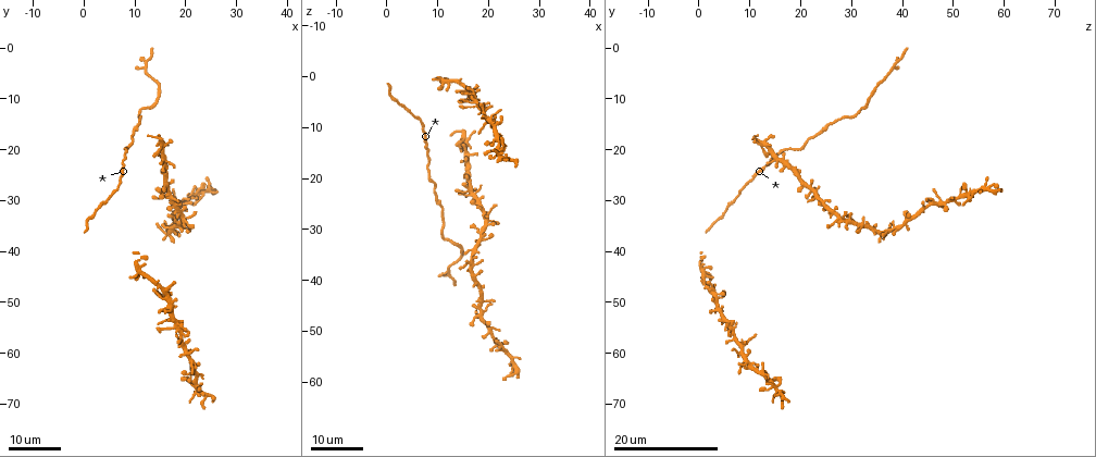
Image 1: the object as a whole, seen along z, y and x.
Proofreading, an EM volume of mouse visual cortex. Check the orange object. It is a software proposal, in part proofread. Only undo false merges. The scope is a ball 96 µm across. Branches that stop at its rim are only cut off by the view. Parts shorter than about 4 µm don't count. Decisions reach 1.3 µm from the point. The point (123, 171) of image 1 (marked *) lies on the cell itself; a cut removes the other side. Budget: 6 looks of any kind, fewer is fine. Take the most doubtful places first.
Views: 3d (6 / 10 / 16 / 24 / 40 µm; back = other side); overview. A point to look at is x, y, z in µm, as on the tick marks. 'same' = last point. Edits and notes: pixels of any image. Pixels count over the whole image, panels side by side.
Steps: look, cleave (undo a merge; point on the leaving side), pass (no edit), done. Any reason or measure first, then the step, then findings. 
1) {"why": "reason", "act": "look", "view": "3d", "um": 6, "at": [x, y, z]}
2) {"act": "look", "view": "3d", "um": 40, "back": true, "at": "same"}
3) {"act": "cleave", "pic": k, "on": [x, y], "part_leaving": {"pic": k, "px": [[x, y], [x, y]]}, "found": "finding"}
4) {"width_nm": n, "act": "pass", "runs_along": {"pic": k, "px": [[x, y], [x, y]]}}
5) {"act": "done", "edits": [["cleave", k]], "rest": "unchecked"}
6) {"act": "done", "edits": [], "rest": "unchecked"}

{"why": "sudden change in width", "act": "look", "view": "3d", "um": 16, "at": [25.5, 28.0, 58.0]}

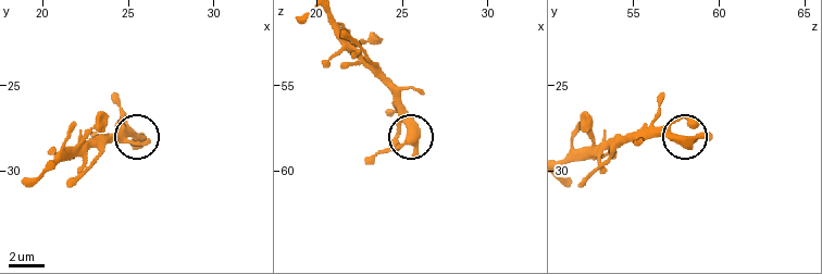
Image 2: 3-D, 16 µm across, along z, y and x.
{"act": "look", "view": "3d", "um": 6, "at": "same"}

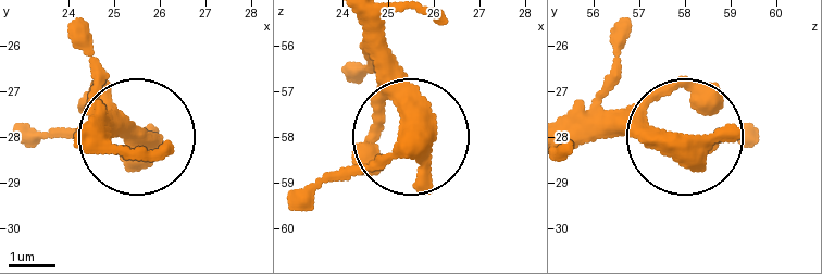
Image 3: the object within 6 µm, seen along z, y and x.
{"arms": 3, "act": "pass", "found": "one cell here"}

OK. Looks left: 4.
{"why": "side arm on a straight run", "act": "look", "view": "3d", "um": 16, "at": [15.5, 20.5, 14.5]}

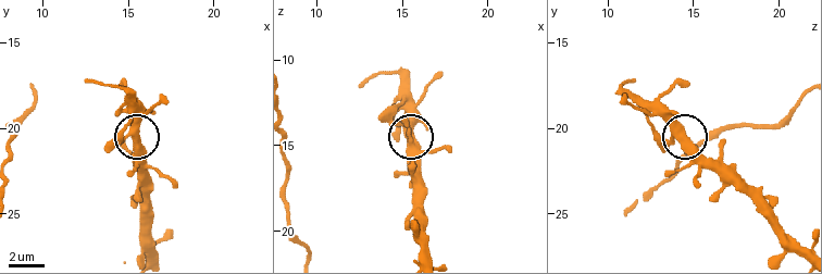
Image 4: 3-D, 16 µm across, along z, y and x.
{"act": "look", "view": "3d", "um": 10, "at": [15.5, 20.4, 14.5]}

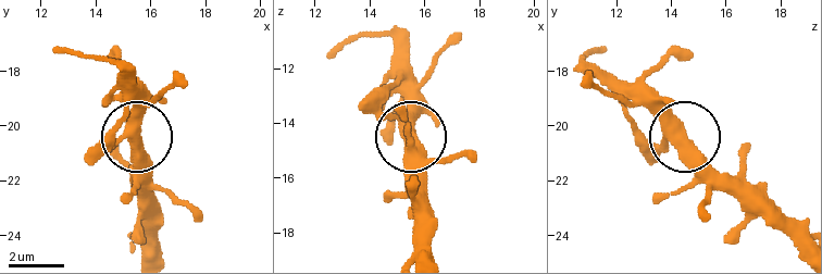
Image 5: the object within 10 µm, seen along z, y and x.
{"act": "look", "view": "3d", "um": 6, "at": "same"}

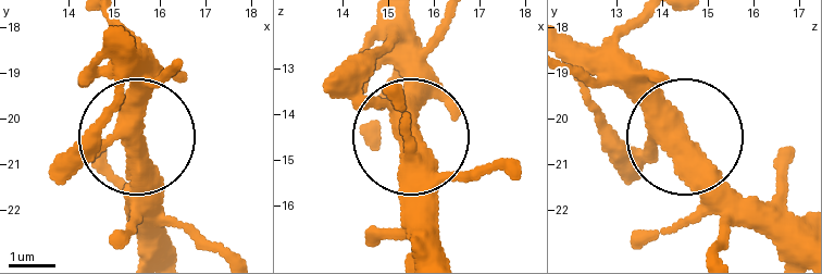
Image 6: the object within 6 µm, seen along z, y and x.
{"arms": 3, "act": "pass", "found": "all the same cell"}

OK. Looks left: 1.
{"act": "done", "edits": [], "rest": "unchecked"}

